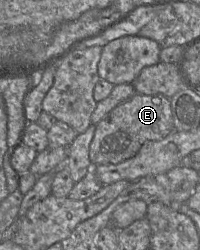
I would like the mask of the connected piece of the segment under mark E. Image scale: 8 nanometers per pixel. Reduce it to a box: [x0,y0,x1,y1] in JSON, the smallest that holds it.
[89,94,174,166]

